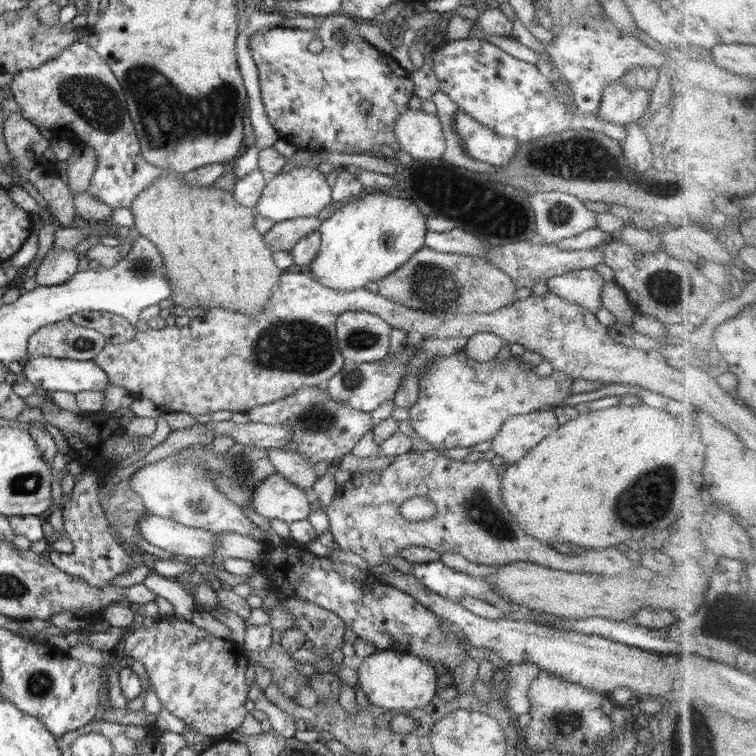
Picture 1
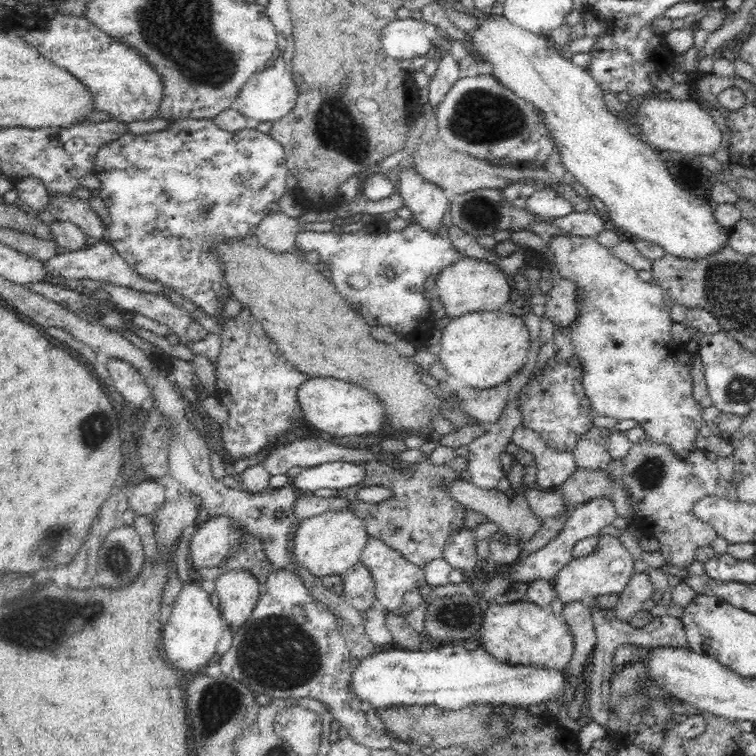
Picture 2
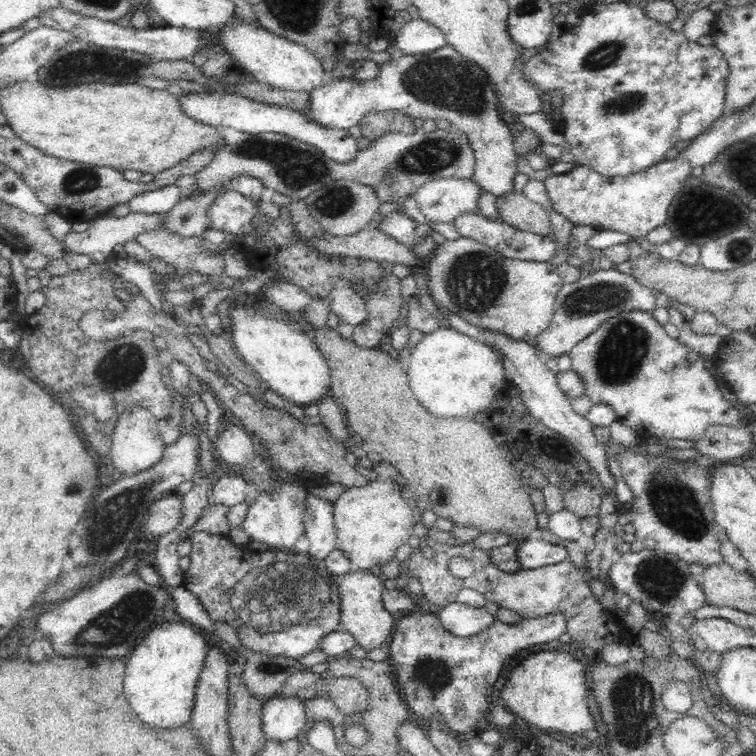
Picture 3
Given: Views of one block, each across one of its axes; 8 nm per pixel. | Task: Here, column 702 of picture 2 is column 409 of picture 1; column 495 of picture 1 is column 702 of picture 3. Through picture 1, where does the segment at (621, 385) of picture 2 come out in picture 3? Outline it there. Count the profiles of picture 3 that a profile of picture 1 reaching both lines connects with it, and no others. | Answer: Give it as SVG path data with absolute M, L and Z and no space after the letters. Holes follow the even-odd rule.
M624 310L610 317L593 330L592 334L581 340L569 352L569 356L571 370L582 379L586 387L585 394L592 404L610 405L616 420L631 428L643 440L665 436L694 441L702 438L710 426L742 426L748 418L740 415L740 411L722 397L717 380L708 372L703 359L694 357L685 344L670 337L664 325L658 323L650 312Z

